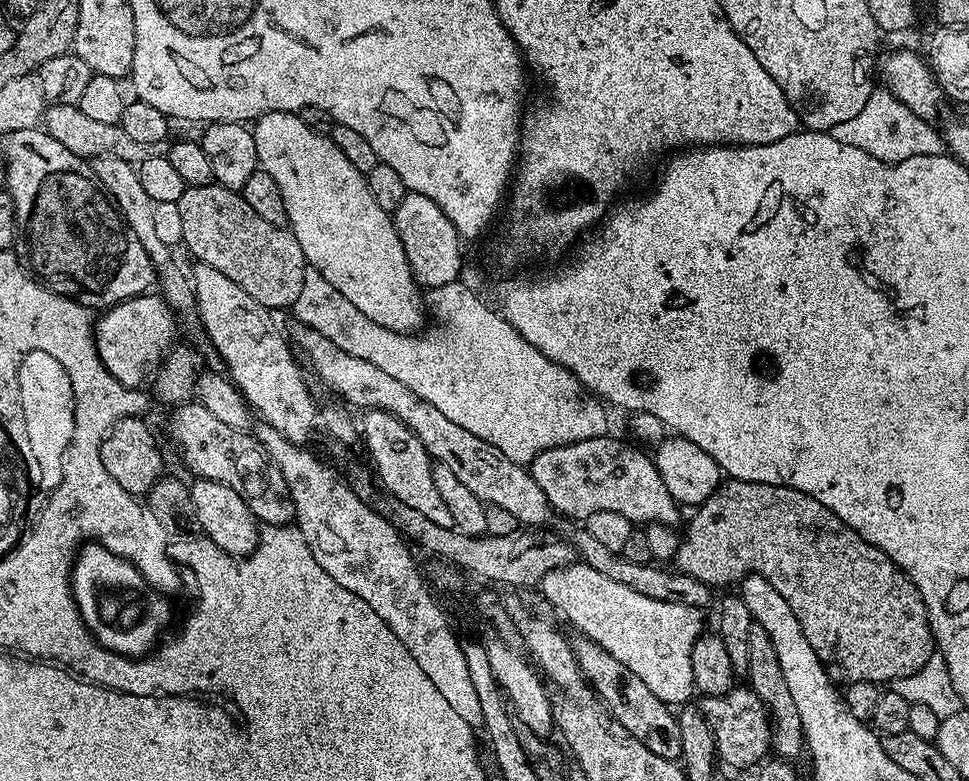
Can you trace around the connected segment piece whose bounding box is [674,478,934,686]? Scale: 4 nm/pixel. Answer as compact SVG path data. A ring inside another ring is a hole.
M725 479L716 493L704 504L695 509L696 517L688 524L688 533L683 533L680 541L680 548L676 551L675 567L679 571L686 573L687 576L696 576L702 582L710 586L716 584L732 584L744 579L745 576L761 576L790 602L790 610L794 610L794 618L802 626L802 634L806 634L806 642L814 646L814 654L824 663L824 668L828 671L828 676L837 685L847 686L856 682L870 682L877 685L883 685L885 682L891 682L898 678L906 678L906 674L914 674L914 670L922 670L926 662L934 655L934 641L932 638L932 627L928 621L928 611L926 602L922 602L922 594L914 586L914 582L906 575L892 559L884 553L881 548L866 542L838 514L826 510L822 502L810 498L810 494L802 494L793 488L786 486L774 486L773 484L763 484L762 482L746 482L745 480Z

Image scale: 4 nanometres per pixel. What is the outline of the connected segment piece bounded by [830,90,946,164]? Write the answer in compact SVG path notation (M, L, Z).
M887 90L873 91L872 97L862 106L862 111L855 118L846 122L838 122L830 135L838 138L838 142L846 142L846 146L858 146L858 150L866 150L874 158L887 164L897 164L908 156L938 156L945 151L943 135L936 132L935 123L923 120L910 106L906 106Z

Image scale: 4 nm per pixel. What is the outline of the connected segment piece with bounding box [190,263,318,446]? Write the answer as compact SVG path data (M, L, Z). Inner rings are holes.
M197 263L196 269L191 269L190 279L193 288L196 290L195 311L200 312L200 320L204 323L204 332L207 339L218 350L220 357L224 359L224 368L230 375L233 384L239 388L245 400L254 409L255 415L265 424L269 424L274 430L278 430L290 442L304 446L312 436L312 427L318 424L318 408L312 401L312 396L308 393L308 388L304 385L304 376L300 373L300 368L296 365L297 357L294 349L284 336L280 333L278 325L272 321L273 313L269 309L263 308L257 300L250 298L238 282L230 282L226 274L221 274L214 270L214 266L206 266Z

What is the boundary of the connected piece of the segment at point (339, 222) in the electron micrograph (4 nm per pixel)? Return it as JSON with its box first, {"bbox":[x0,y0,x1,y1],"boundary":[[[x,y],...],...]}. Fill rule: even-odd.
{"bbox":[252,112,426,334],"boundary":[[[271,112],[261,116],[255,121],[252,137],[259,171],[270,174],[278,190],[282,190],[288,228],[298,238],[298,246],[302,246],[307,267],[318,270],[318,274],[322,274],[334,290],[354,302],[354,306],[358,306],[366,318],[378,322],[378,326],[405,334],[419,333],[425,327],[426,300],[421,285],[412,276],[410,262],[406,260],[406,250],[402,250],[392,216],[382,210],[374,194],[370,194],[367,175],[354,170],[353,164],[346,159],[346,154],[342,154],[342,150],[338,150],[331,135],[314,131],[294,112]]]}

